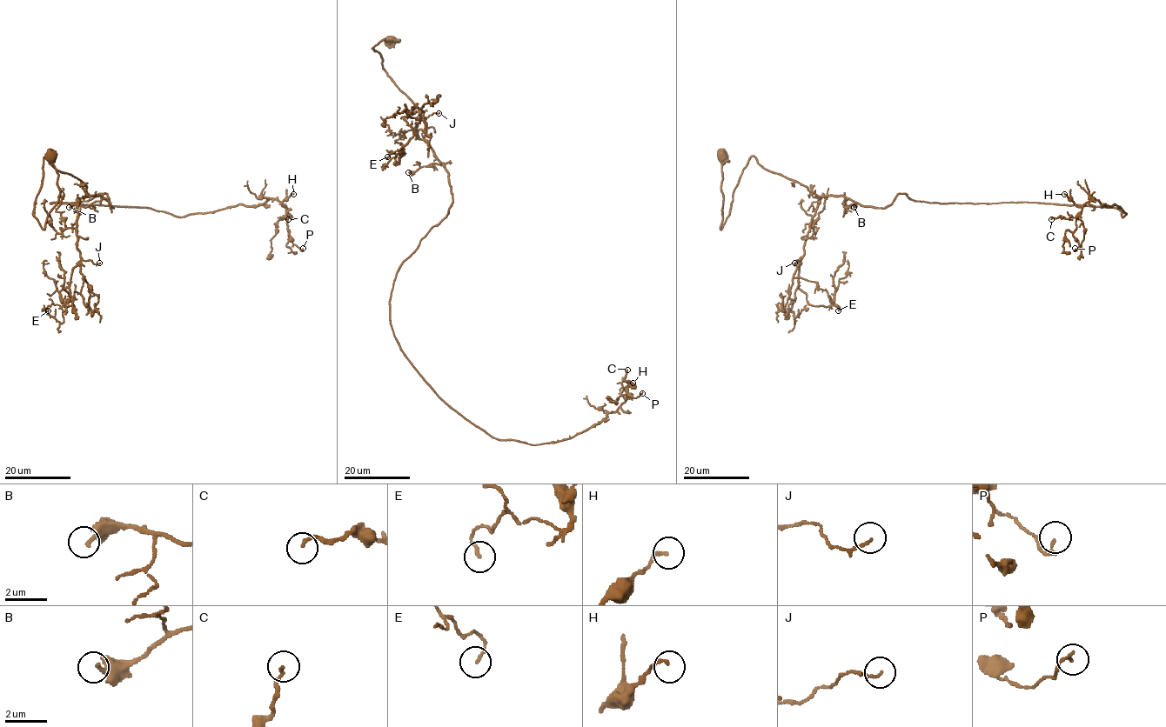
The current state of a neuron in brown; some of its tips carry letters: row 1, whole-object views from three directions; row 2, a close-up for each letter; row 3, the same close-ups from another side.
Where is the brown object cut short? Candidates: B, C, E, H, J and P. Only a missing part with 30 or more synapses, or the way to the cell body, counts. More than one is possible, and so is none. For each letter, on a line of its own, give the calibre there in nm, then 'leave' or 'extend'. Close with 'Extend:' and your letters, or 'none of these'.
B: 280 nm thick; leave
C: 120 nm thick; leave
E: 110 nm thick; leave
H: 140 nm thick; leave
J: 120 nm thick; leave
P: 130 nm thick; leave
Extend: none of these

